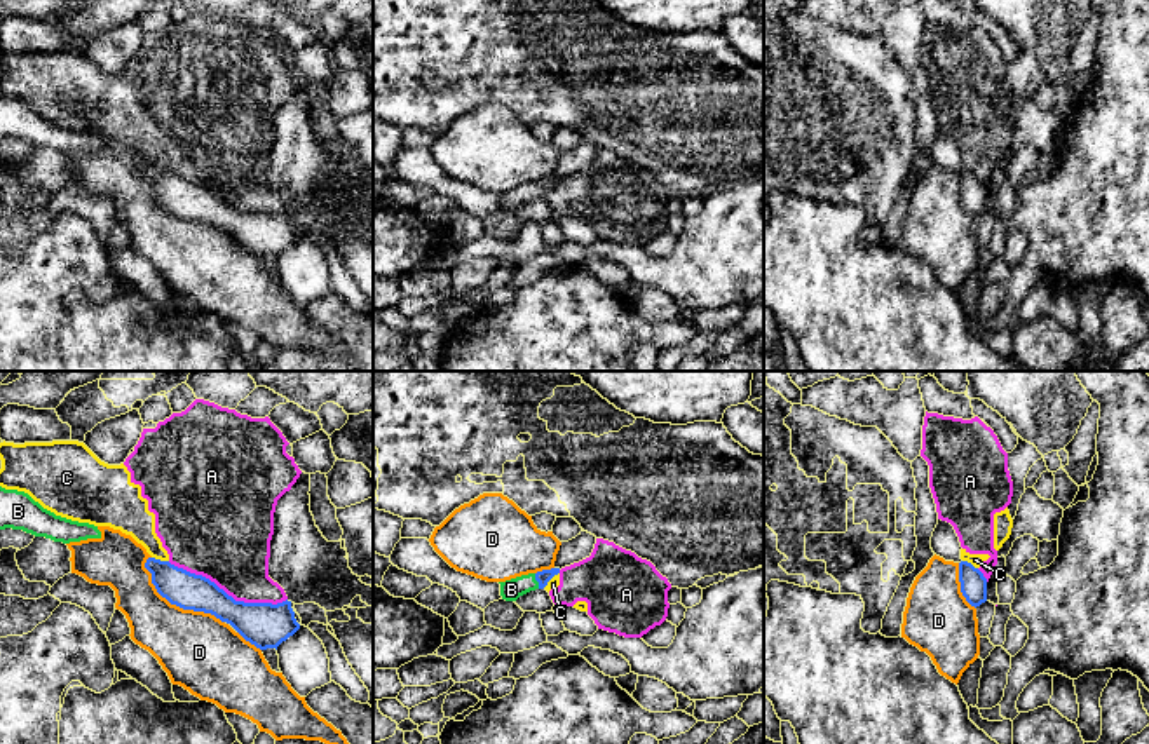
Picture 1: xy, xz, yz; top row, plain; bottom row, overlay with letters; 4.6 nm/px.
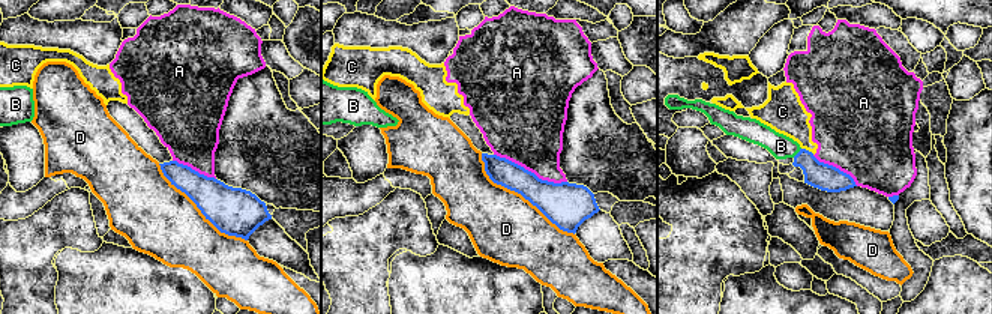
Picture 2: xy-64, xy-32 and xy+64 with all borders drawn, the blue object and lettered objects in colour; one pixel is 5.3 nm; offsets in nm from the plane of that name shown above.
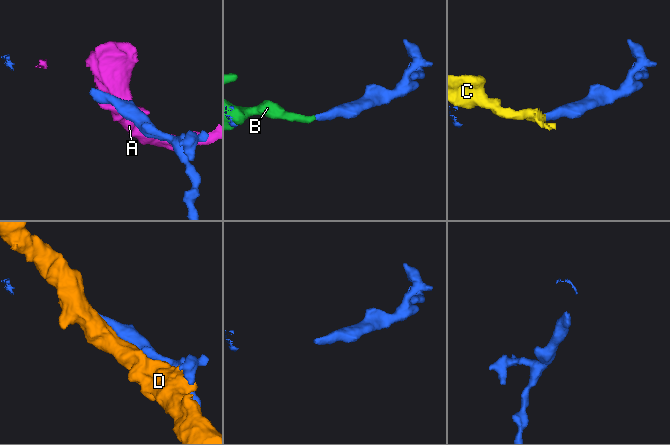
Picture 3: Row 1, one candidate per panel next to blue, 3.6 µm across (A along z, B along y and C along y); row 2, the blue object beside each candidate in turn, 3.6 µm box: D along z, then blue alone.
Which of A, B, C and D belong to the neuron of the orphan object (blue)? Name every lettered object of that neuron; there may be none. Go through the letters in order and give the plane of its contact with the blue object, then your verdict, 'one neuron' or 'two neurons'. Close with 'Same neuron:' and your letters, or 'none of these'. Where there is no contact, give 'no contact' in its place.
A: xy | two neurons
B: xz | one neuron
C: xy | two neurons
D: xy | two neurons
Same neuron: B

